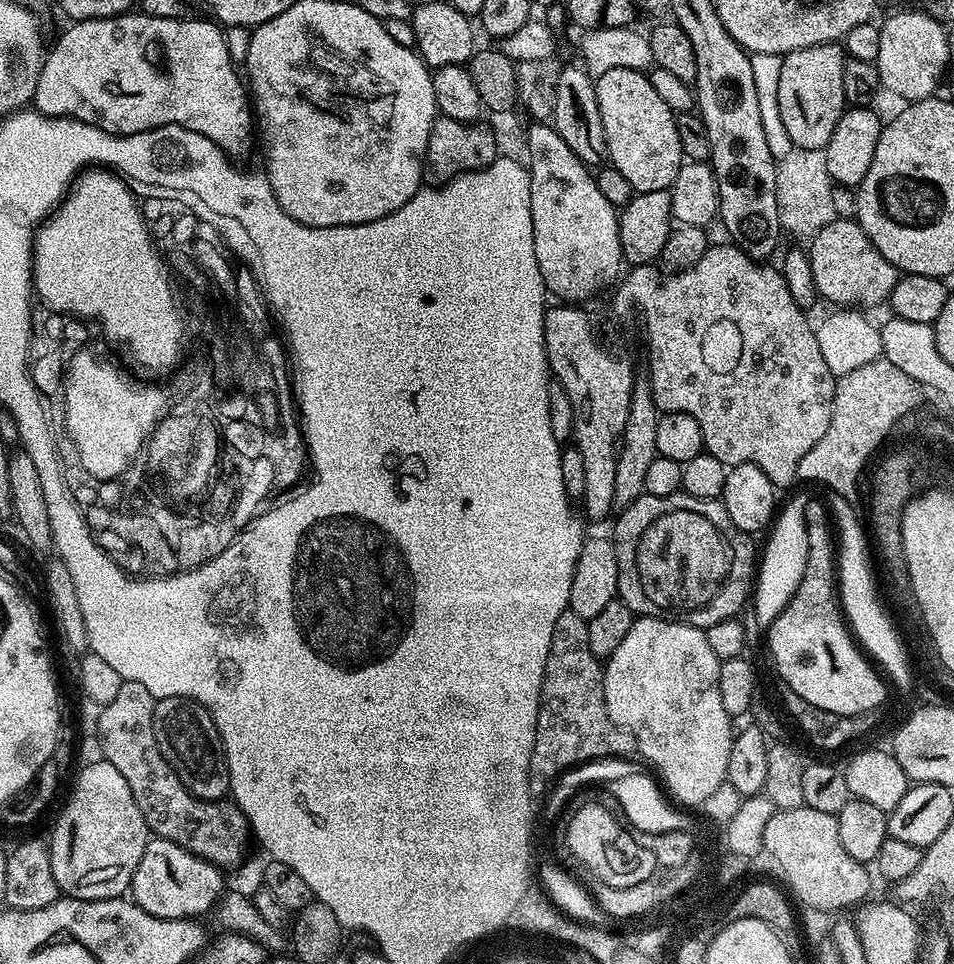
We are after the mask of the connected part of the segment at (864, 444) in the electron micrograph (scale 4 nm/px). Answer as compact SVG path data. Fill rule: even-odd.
M879 358L859 366L836 381L836 393L830 414L830 426L798 462L797 477L801 481L813 480L825 484L829 493L852 498L857 495L861 483L865 456L875 447L880 436L887 431L892 420L904 409L920 404L921 385L910 374L898 370L894 362Z

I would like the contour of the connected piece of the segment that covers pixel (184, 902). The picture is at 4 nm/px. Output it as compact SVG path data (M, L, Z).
M152 838L149 839L146 850L142 850L142 858L138 858L138 866L134 870L130 885L130 899L139 908L146 910L146 914L157 916L163 920L200 918L203 917L203 912L211 913L220 898L224 896L226 892L224 876L225 873L221 869L194 854L190 854L190 850L169 840Z

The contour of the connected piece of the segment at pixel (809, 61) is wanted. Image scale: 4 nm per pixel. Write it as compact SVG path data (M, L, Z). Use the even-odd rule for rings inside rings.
M839 43L806 46L802 50L787 53L782 59L782 74L778 77L778 114L782 114L784 135L797 148L814 150L823 148L830 142L830 134L834 134L834 126L838 126L838 118L846 110L844 91L842 90L842 70L846 53Z

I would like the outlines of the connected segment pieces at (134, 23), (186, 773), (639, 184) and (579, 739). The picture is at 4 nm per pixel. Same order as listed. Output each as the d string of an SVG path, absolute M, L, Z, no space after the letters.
M143 14L132 15L107 16L101 20L77 20L69 23L69 28L57 38L56 45L53 48L51 45L47 49L36 87L35 107L46 116L66 116L69 120L80 120L84 124L93 124L95 128L101 128L115 136L129 136L161 128L167 124L177 124L186 130L194 130L198 134L210 138L210 142L218 145L229 157L237 158L236 156L242 155L251 146L252 140L254 144L254 108L250 103L250 92L241 73L240 76L236 73L238 68L232 62L231 54L227 50L225 33L222 31L221 25L211 19L208 19L209 21L188 20L189 18L171 20L170 18L154 18Z
M161 696L157 699L156 705L154 706L154 738L158 742L158 746L162 750L162 754L166 758L166 762L170 762L170 766L174 771L180 775L180 780L186 787L190 789L191 792L199 800L223 800L229 795L230 789L228 787L228 765L224 763L224 744L220 741L220 735L218 730L214 726L212 721L212 715L203 708L203 706L196 700L187 700L185 696Z
M606 70L606 74L595 77L594 83L611 167L617 168L636 192L671 189L682 163L682 153L670 106L658 98L658 90L654 90L643 71Z
M571 610L564 612L554 622L552 642L558 647L546 662L536 741L530 754L528 785L534 794L548 792L568 769L577 765L605 757L628 758L637 751L636 739L619 728L606 710L604 669L598 657L584 646L588 642L588 621Z

